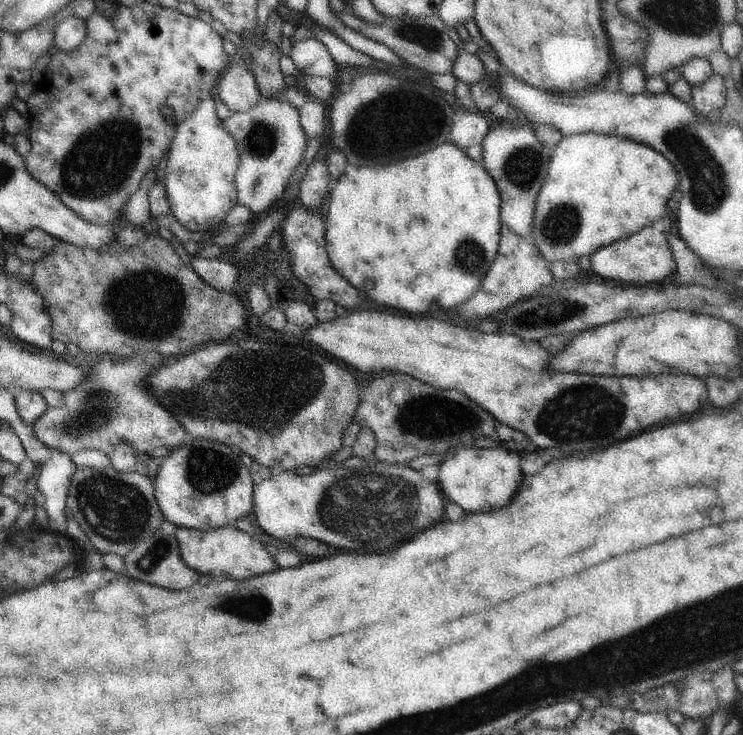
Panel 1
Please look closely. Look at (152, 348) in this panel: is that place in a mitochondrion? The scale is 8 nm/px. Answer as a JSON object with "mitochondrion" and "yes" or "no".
{"mitochondrion":"no"}

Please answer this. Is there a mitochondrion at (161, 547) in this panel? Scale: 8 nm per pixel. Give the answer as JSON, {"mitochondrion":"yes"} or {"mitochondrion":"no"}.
{"mitochondrion":"yes"}

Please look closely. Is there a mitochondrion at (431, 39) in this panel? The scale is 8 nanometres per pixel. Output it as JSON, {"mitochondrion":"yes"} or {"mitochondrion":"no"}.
{"mitochondrion":"yes"}

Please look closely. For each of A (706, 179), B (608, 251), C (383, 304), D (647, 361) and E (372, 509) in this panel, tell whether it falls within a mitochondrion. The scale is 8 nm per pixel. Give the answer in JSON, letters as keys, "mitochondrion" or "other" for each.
{"A":"mitochondrion","B":"other","C":"other","D":"other","E":"mitochondrion"}

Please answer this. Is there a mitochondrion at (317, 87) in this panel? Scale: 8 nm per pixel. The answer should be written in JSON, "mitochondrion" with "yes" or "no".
{"mitochondrion":"no"}

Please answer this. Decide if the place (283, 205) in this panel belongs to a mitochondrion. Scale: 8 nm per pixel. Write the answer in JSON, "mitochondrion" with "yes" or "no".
{"mitochondrion":"no"}

